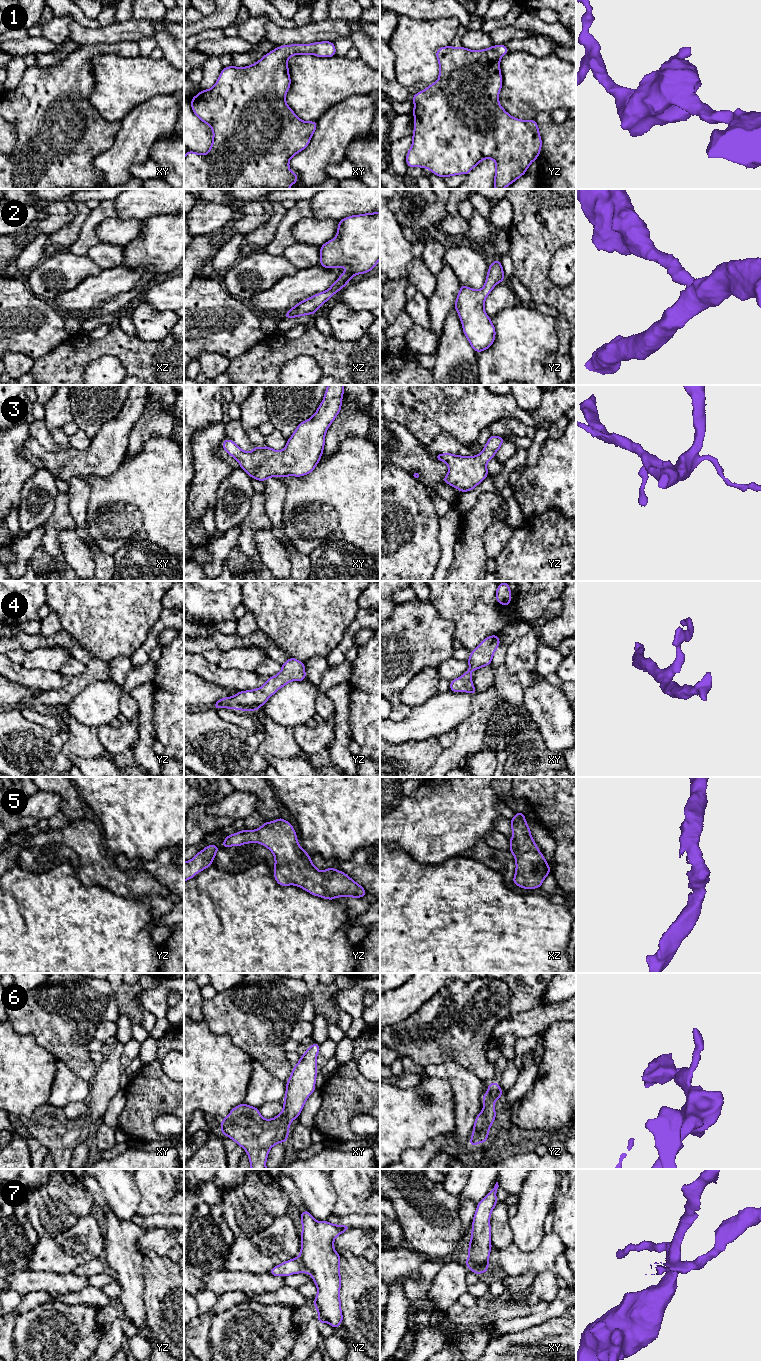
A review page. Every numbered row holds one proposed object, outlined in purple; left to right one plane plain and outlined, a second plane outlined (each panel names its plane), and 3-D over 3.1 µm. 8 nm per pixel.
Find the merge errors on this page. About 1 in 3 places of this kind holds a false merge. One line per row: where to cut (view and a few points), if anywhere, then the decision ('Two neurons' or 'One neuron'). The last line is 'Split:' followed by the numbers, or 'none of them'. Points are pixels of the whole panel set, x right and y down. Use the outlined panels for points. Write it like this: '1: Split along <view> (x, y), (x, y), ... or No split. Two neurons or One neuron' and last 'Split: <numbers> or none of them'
1: No split. One neuron
2: No split. One neuron
3: No split. One neuron
4: No split. One neuron
5: No split. One neuron
6: No split. One neuron
7: Split along xy (468, 1259), (480, 1266), (487, 1265). Two neurons
Split: 7

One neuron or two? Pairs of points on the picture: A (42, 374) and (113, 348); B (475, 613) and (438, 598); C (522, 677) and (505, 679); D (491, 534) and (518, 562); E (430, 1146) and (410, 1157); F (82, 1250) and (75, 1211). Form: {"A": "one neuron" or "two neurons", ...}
{"A": "one neuron", "B": "one neuron", "C": "two neurons", "D": "two neurons", "E": "one neuron", "F": "two neurons"}

